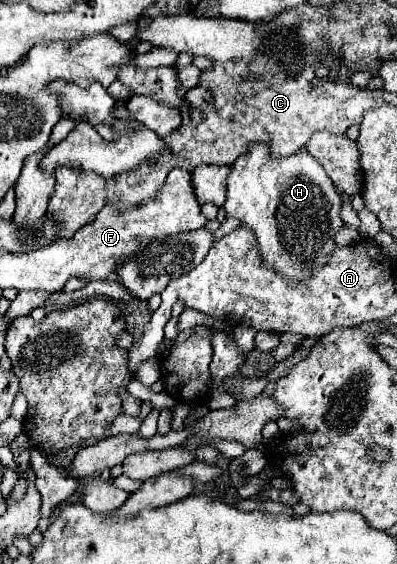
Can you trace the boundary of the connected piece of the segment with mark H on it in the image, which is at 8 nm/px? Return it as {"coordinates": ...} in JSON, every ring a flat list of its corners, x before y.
{"coordinates":[[251,144,247,154,231,166,223,208,255,232,263,260,269,266,281,276,299,282,325,264,335,248,333,236,343,226,339,218,341,202,325,168,309,152,273,158,267,144]]}

